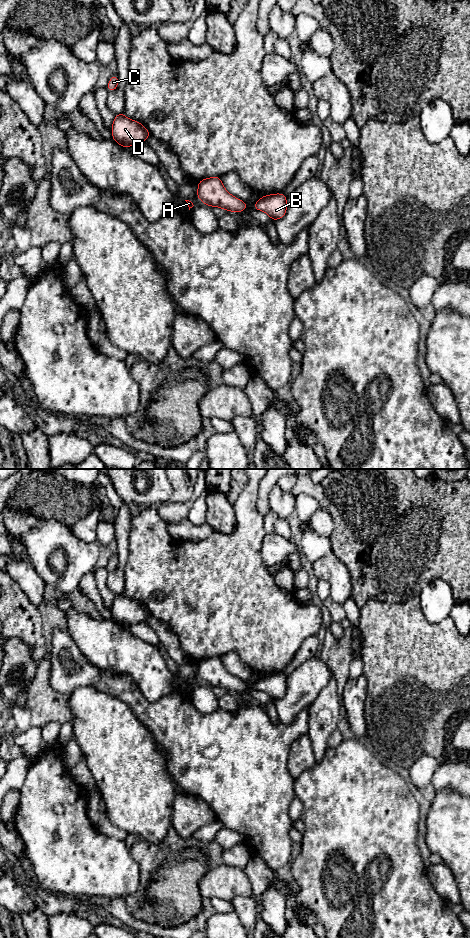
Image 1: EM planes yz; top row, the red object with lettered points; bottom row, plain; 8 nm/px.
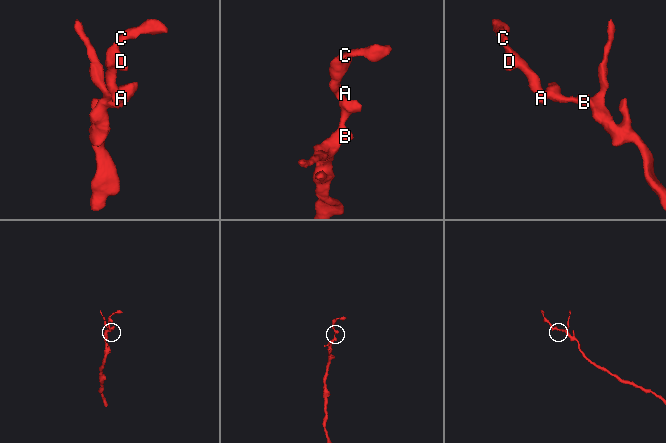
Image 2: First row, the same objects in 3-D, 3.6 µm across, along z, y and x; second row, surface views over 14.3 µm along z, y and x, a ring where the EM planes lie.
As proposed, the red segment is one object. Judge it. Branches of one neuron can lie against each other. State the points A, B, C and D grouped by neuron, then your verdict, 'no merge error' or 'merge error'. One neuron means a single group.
groups A B C D; no merge error

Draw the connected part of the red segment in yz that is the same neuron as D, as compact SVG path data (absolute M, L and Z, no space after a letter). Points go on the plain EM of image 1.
M121 592L115 595L112 603L112 619L119 625L129 628L130 626L145 622L151 614L141 603L126 598Z

